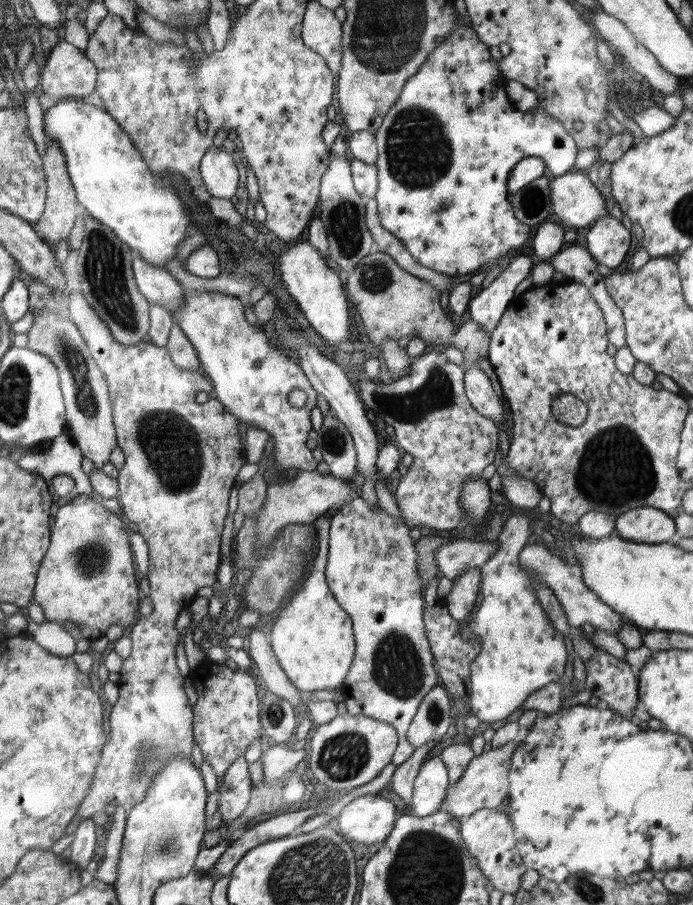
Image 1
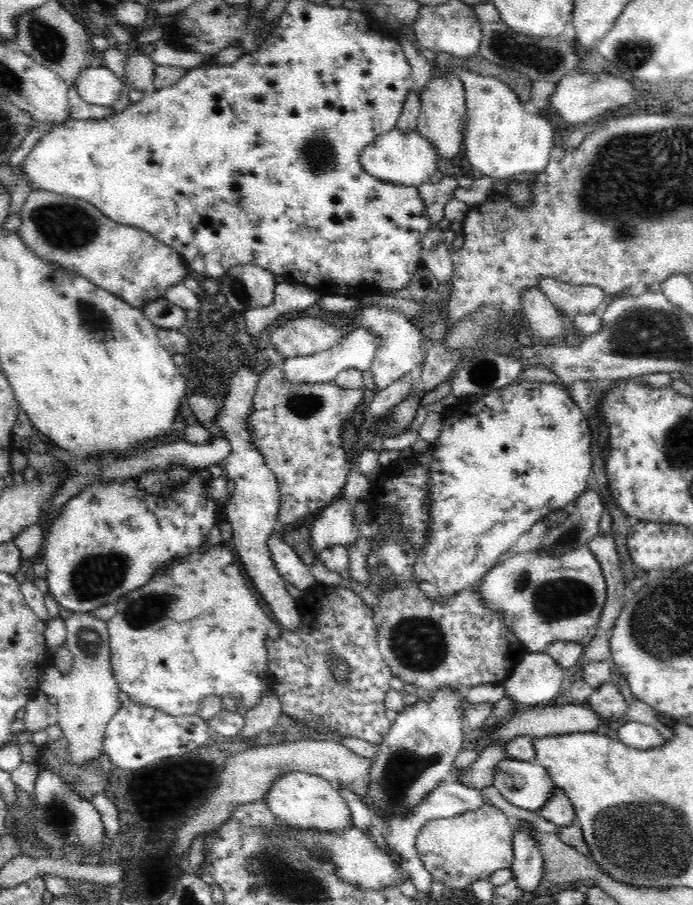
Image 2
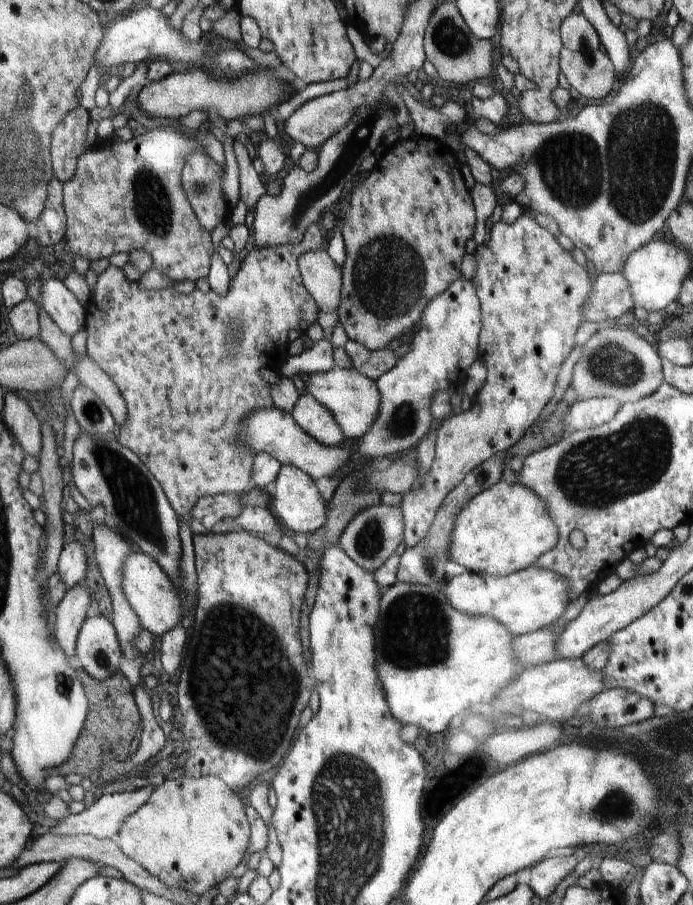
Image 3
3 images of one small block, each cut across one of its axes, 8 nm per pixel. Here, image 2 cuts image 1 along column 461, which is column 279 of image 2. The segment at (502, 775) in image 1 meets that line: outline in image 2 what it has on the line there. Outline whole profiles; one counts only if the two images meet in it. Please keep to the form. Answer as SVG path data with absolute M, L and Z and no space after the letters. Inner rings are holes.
M302 772L285 773L274 782L262 801L275 817L286 825L315 828L318 832L342 832L348 826L353 826L351 811L346 800L336 788L320 776Z

